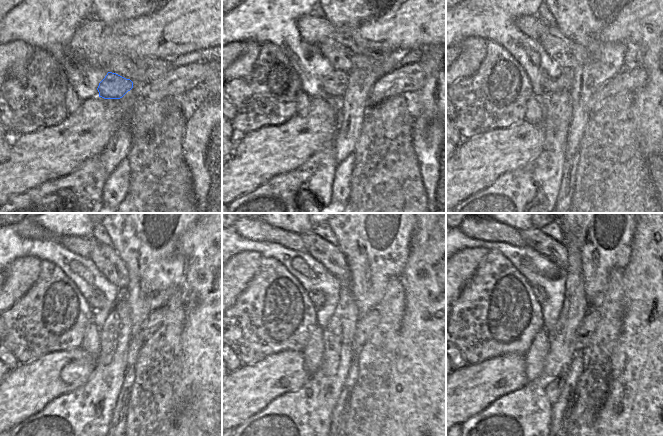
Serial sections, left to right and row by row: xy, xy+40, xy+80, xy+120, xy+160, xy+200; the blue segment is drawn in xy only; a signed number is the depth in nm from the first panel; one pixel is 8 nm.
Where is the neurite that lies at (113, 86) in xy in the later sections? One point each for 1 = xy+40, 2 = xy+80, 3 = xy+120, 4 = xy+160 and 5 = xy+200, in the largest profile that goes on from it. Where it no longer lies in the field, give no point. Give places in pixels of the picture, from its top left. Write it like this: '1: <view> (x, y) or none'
1: xy+40 (335, 84)
2: xy+80 (564, 81)
3: xy+120 (97, 300)
4: xy+160 (318, 299)
5: xy+200 (539, 293)

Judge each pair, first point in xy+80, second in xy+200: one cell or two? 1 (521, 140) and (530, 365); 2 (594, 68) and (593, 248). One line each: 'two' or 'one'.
1: two
2: one

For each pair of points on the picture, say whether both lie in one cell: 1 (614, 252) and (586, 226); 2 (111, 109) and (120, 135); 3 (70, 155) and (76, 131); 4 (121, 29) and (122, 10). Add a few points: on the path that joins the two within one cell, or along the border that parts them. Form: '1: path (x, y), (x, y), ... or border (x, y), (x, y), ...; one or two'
1: path (605, 250), (598, 245), (594, 235); one
2: border (129, 126), (122, 125), (104, 147); two
3: path (70, 149), (70, 143), (76, 137); one
4: border (144, 15), (115, 22), (103, 22), (98, 19); two

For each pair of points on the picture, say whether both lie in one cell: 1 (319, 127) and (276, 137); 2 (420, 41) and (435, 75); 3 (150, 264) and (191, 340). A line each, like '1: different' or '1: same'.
1: same
2: different
3: different

